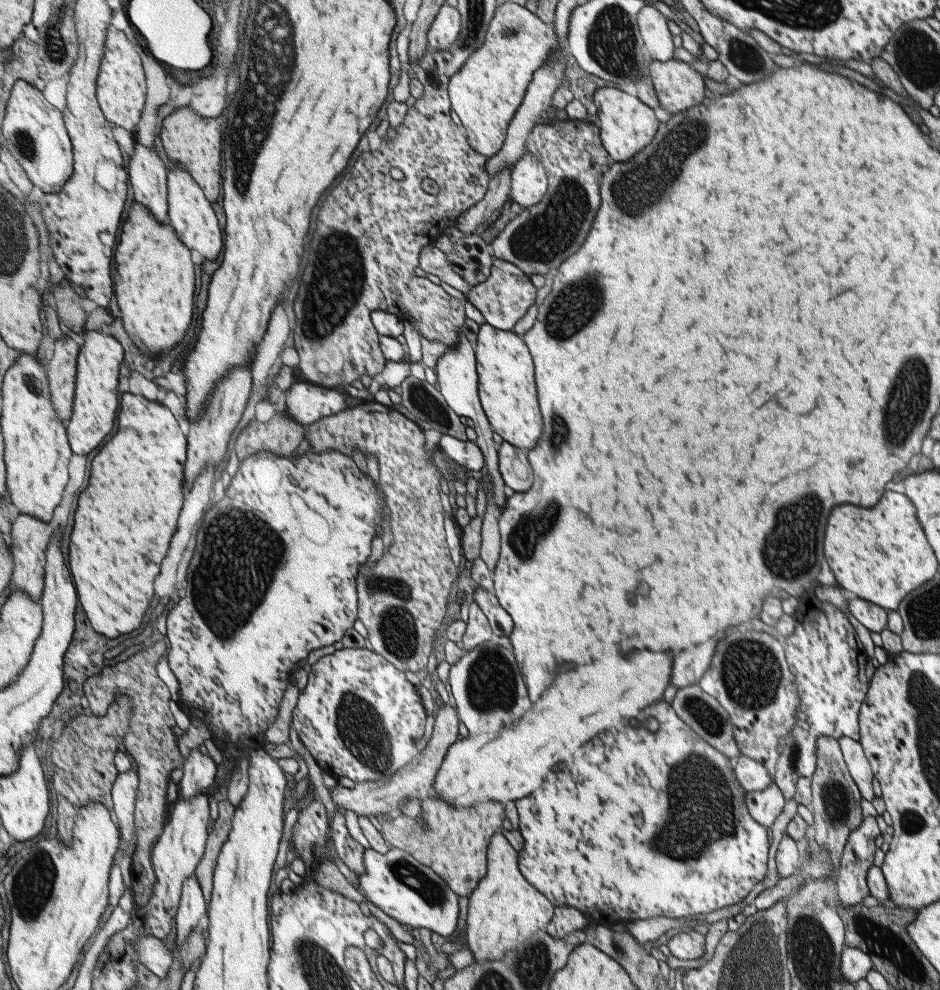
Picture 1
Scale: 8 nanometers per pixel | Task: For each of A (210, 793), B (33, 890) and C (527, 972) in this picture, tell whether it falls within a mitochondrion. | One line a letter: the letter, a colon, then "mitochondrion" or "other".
A: other
B: mitochondrion
C: mitochondrion

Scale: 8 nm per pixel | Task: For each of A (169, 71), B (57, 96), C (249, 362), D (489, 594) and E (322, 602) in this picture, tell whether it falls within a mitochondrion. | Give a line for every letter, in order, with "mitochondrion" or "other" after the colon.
A: other
B: other
C: other
D: other
E: other

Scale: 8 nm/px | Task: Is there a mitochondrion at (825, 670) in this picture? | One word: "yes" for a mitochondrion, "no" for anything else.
no

